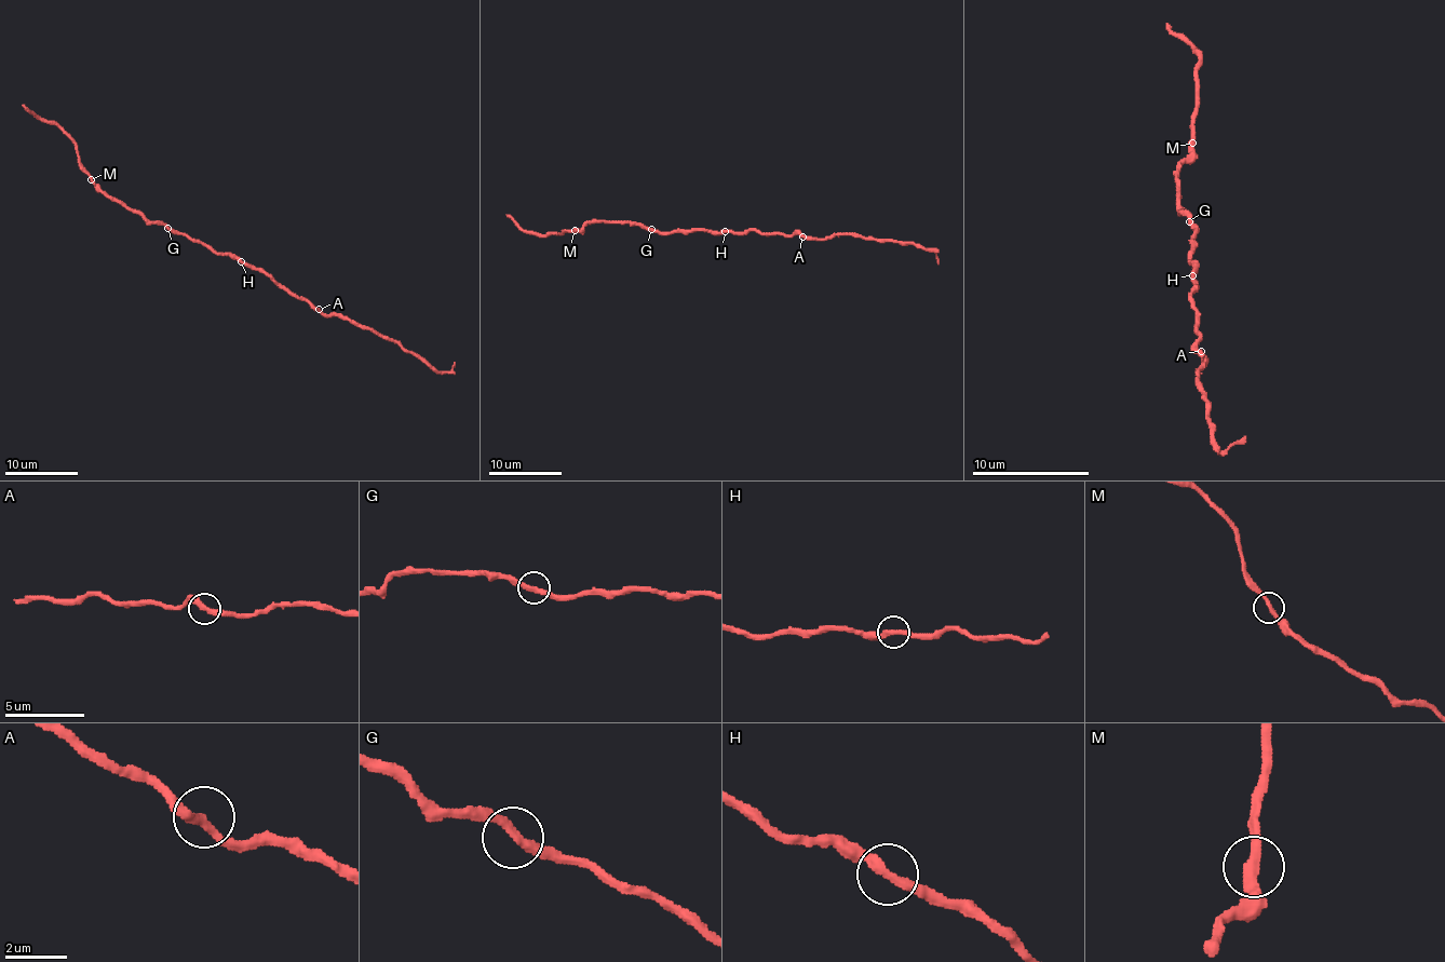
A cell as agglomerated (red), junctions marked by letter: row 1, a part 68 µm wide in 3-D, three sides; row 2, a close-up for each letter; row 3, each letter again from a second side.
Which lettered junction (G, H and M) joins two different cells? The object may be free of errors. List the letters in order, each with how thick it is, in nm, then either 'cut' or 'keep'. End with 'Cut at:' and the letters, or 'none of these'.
G: calibre 320 nm; keep
H: calibre 320 nm; keep
M: calibre 320 nm; keep
Cut at: none of these

